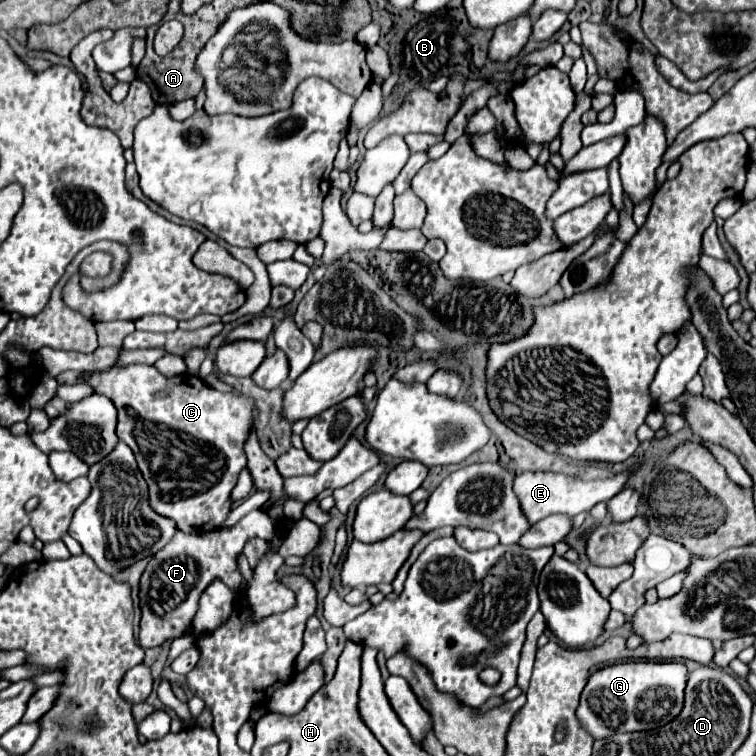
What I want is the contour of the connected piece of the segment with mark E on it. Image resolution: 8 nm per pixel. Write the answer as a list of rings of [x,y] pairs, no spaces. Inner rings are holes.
[[[523,472],[515,476],[513,490],[519,498],[521,510],[527,516],[529,524],[535,524],[551,514],[565,514],[565,516],[577,516],[579,512],[589,512],[595,504],[611,500],[625,484],[627,474],[617,474],[609,480],[593,480],[583,482],[577,478],[571,478],[567,474],[555,474],[555,472]]]

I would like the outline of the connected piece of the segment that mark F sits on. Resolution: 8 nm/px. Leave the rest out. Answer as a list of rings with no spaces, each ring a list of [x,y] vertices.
[[[249,512],[235,526],[220,528],[207,534],[185,534],[177,532],[173,540],[155,554],[139,580],[139,604],[141,604],[141,624],[139,624],[139,644],[143,648],[161,646],[169,638],[183,636],[191,630],[191,616],[199,596],[211,584],[211,580],[221,578],[231,590],[243,588],[243,578],[237,570],[237,556],[249,538],[273,538],[275,522],[265,512]]]

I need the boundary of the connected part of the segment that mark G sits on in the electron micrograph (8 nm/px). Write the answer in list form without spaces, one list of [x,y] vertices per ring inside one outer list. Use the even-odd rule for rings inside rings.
[[[621,662],[605,666],[591,674],[577,708],[579,724],[595,740],[609,738],[617,732],[637,732],[663,726],[679,714],[687,668],[683,662]]]

